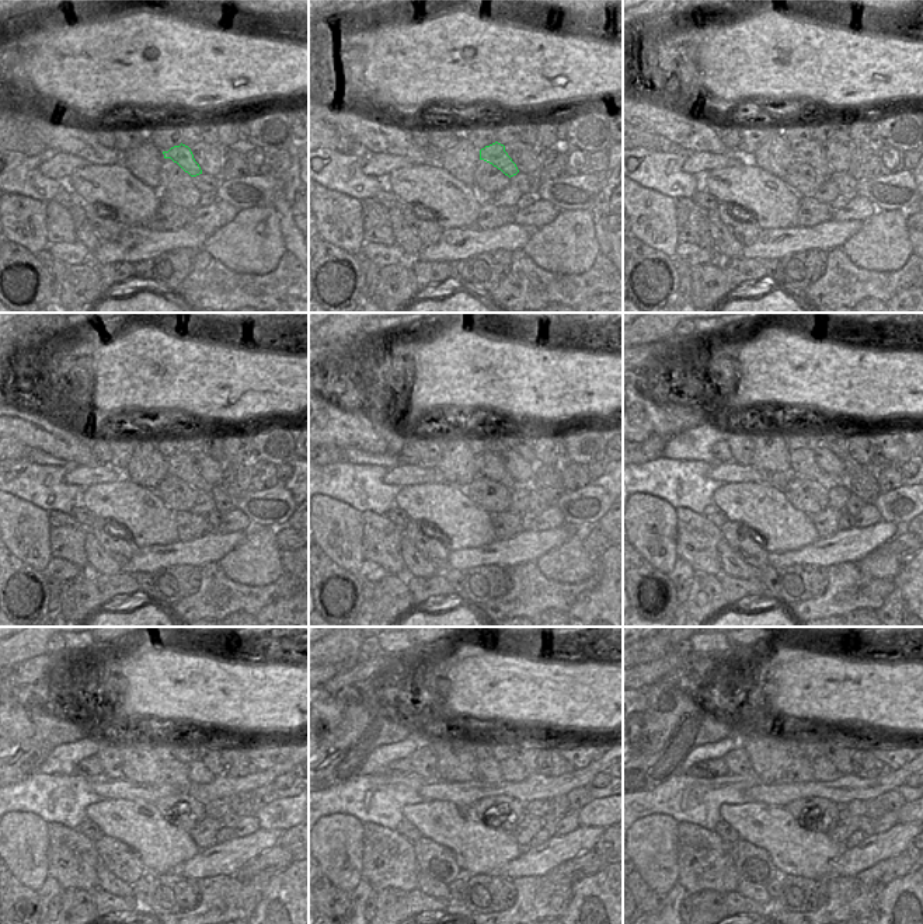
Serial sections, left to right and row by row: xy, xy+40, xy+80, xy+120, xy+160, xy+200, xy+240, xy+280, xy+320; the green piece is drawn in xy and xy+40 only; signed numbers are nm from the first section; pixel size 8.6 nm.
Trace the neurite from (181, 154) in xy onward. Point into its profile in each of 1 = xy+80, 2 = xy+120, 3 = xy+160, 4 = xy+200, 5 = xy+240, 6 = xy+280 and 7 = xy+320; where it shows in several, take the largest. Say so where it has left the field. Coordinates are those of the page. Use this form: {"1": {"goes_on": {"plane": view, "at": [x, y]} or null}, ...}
{"1": {"goes_on": {"plane": "xy+80", "at": [810, 152]}}, "2": {"goes_on": {"plane": "xy+120", "at": [180, 466]}}, "3": {"goes_on": {"plane": "xy+160", "at": [488, 464]}}, "4": {"goes_on": {"plane": "xy+200", "at": [803, 463]}}, "5": {"goes_on": {"plane": "xy+240", "at": [171, 771]}}, "6": {"goes_on": {"plane": "xy+280", "at": [487, 771]}}, "7": {"goes_on": {"plane": "xy+320", "at": [800, 770]}}}

